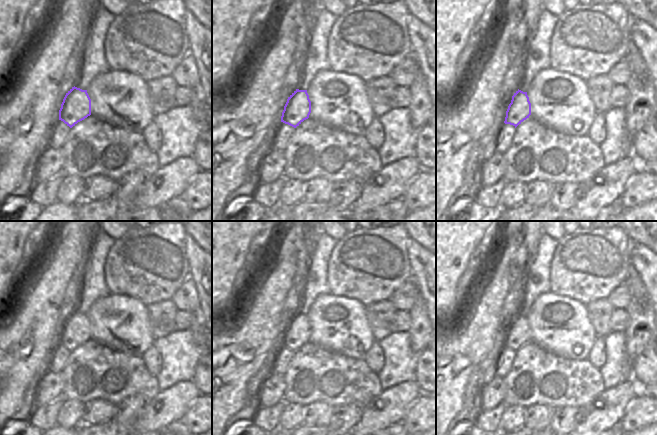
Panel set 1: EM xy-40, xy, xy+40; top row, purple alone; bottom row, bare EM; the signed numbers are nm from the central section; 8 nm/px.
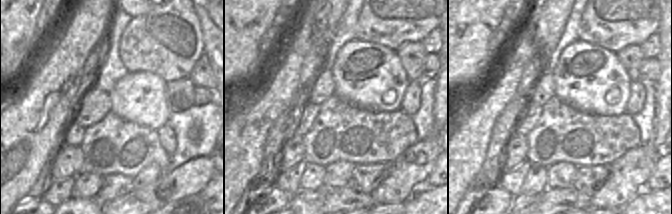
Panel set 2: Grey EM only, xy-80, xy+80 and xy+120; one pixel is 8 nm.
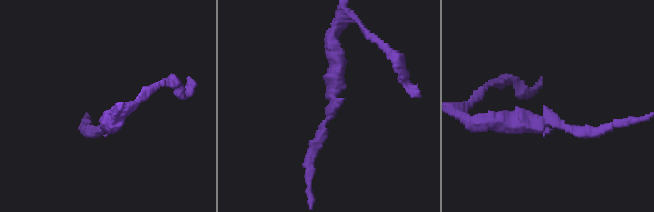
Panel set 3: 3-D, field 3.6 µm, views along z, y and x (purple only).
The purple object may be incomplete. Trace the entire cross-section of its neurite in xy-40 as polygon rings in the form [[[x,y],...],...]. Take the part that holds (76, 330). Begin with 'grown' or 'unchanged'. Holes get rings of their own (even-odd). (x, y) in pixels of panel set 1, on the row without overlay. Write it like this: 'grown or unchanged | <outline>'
unchanged | [[[72,311],[65,319],[59,334],[59,344],[72,352],[91,339],[91,323],[87,314]]]

